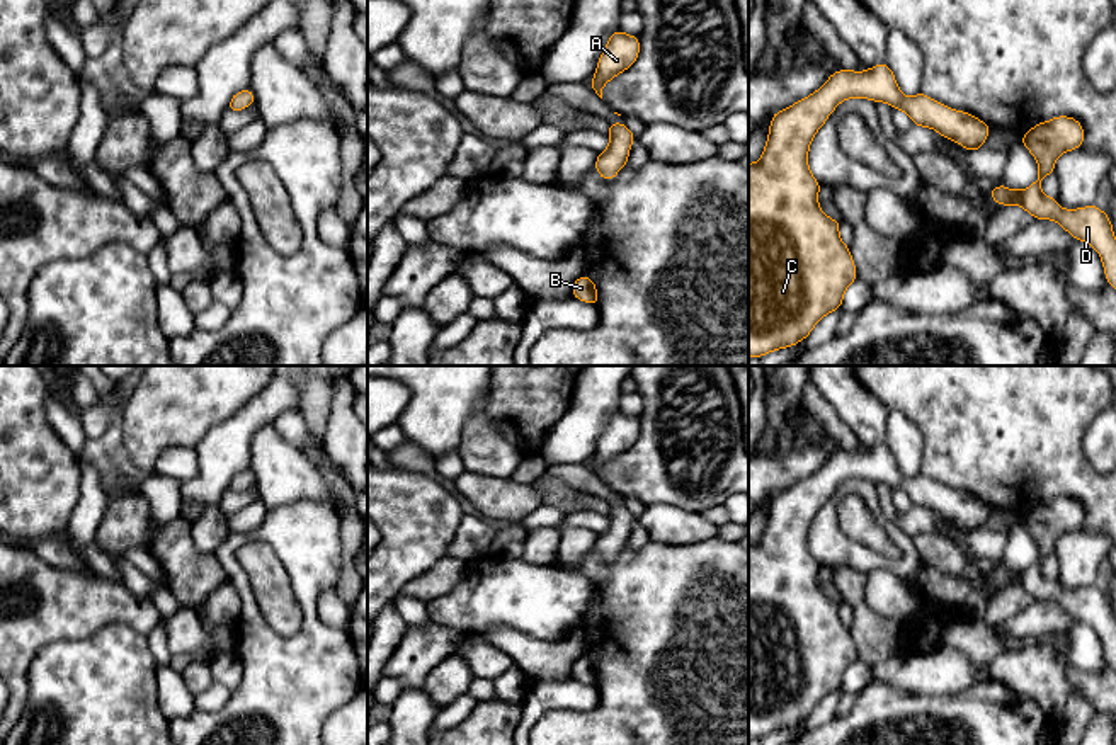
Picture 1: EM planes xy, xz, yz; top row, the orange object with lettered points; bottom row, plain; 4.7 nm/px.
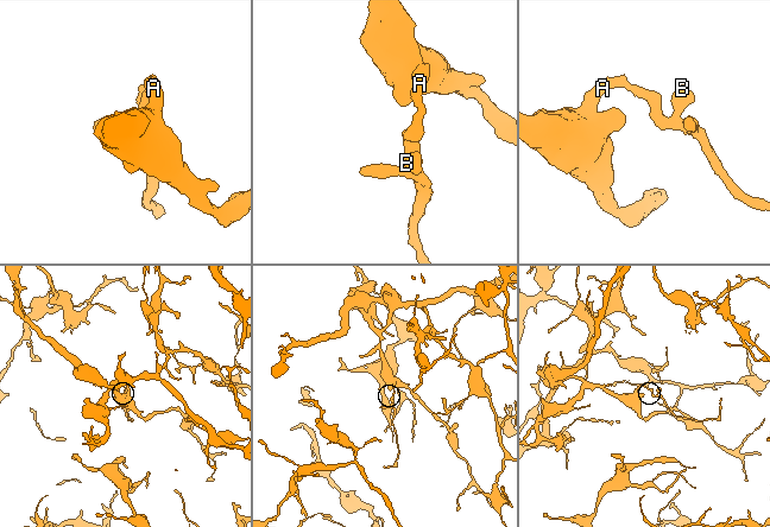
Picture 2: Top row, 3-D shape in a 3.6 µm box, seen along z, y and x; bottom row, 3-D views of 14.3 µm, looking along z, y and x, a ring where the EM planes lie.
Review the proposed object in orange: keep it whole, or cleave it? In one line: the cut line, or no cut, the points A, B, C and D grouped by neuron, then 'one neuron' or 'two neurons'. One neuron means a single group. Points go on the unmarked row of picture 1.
no cut | A B C D | one neuron

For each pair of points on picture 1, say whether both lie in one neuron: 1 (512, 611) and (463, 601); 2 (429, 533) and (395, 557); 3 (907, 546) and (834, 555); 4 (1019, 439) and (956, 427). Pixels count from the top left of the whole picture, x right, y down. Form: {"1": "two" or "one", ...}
{"1": "one", "2": "one", "3": "one", "4": "one"}

